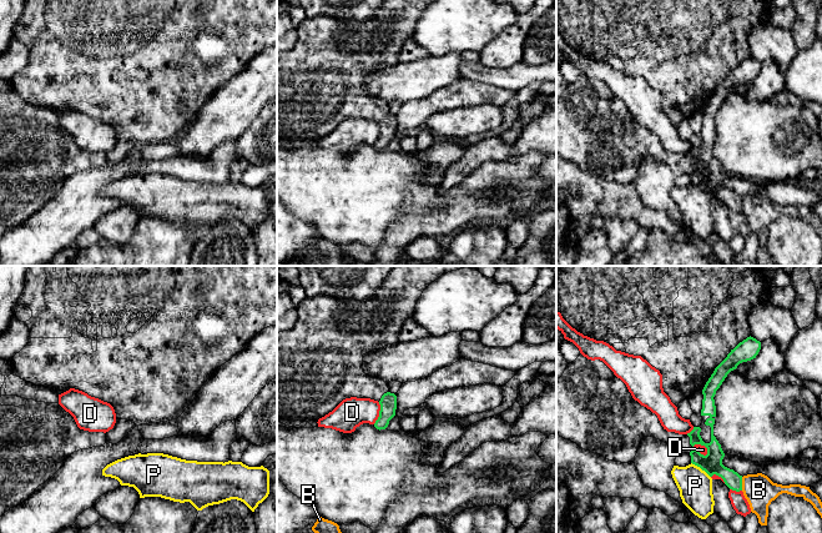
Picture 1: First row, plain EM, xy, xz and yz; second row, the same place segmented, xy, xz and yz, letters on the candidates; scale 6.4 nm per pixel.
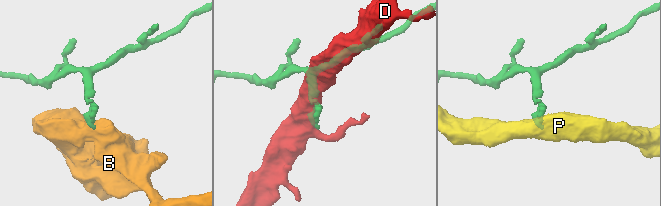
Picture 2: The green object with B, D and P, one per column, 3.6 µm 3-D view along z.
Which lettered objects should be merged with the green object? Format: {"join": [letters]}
{"join": []}

